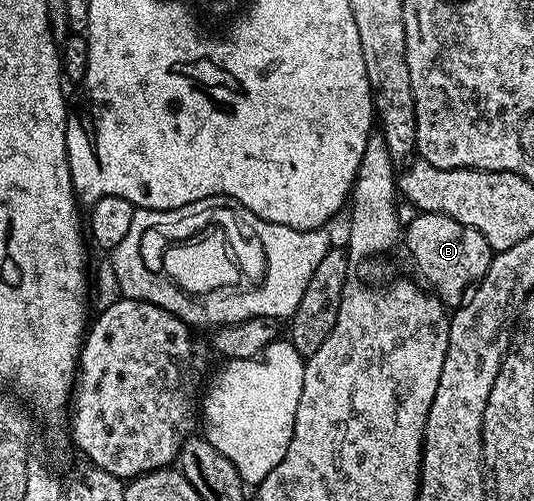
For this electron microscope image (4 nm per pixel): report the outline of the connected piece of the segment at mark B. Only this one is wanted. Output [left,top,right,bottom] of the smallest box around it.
[403,212,495,308]

